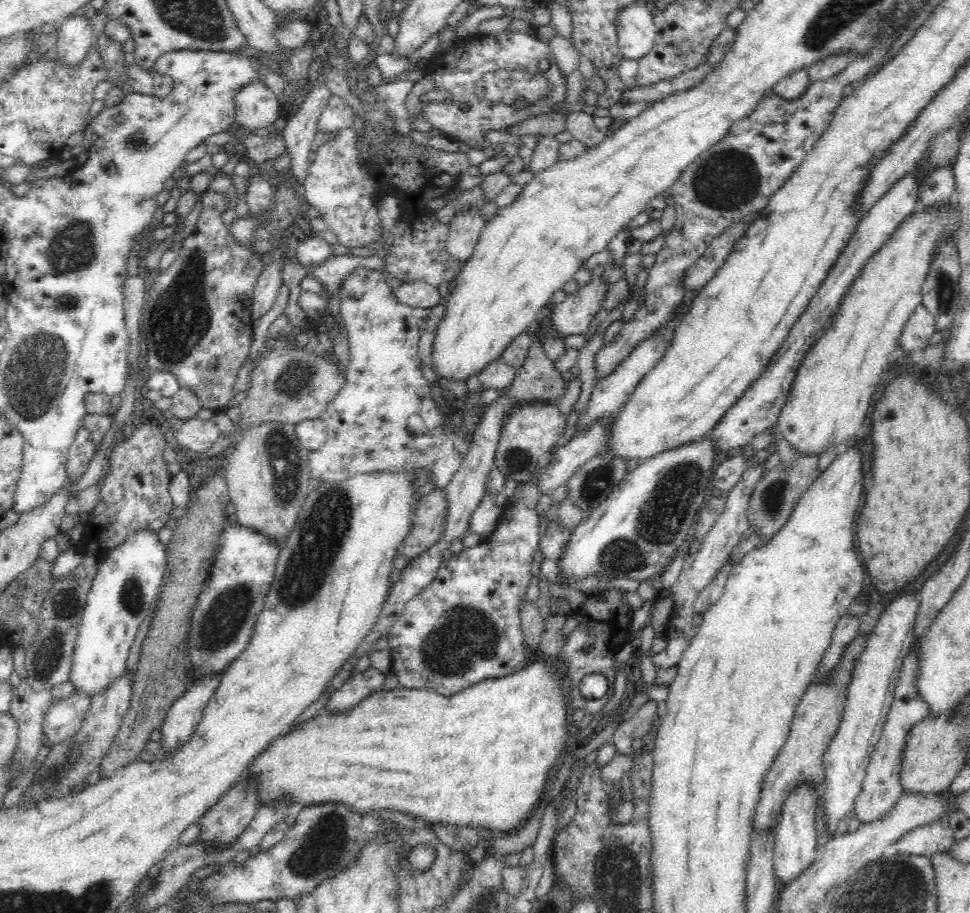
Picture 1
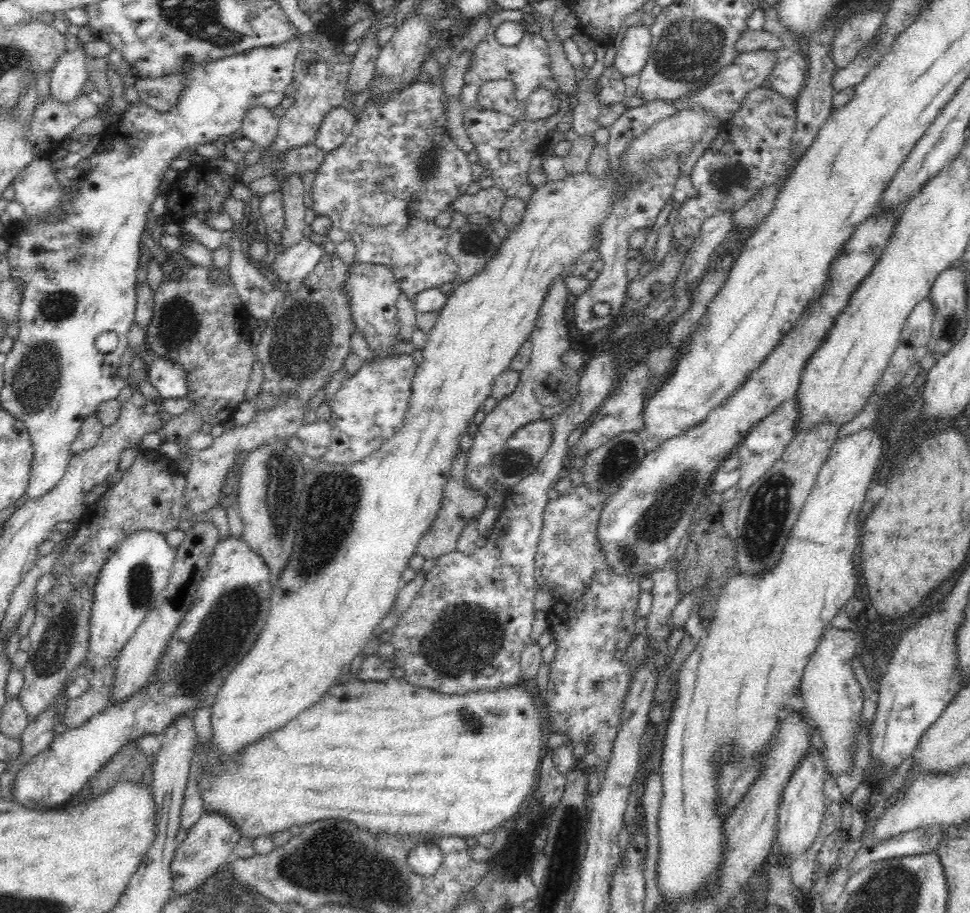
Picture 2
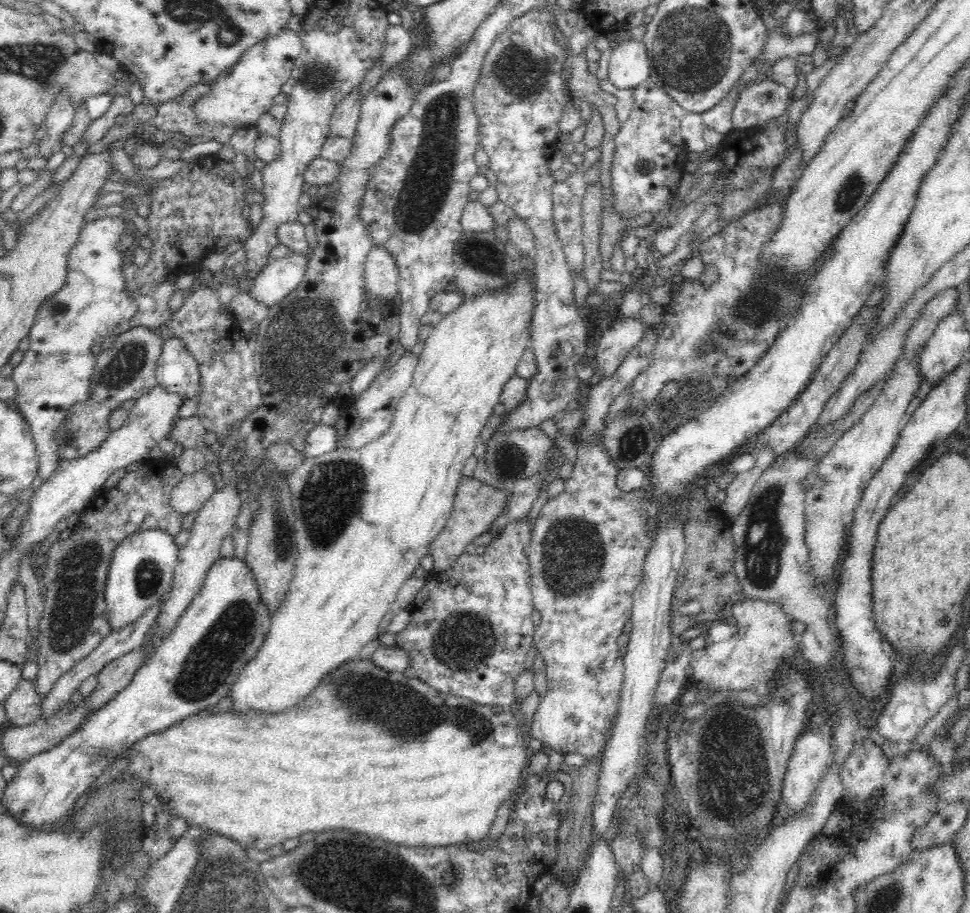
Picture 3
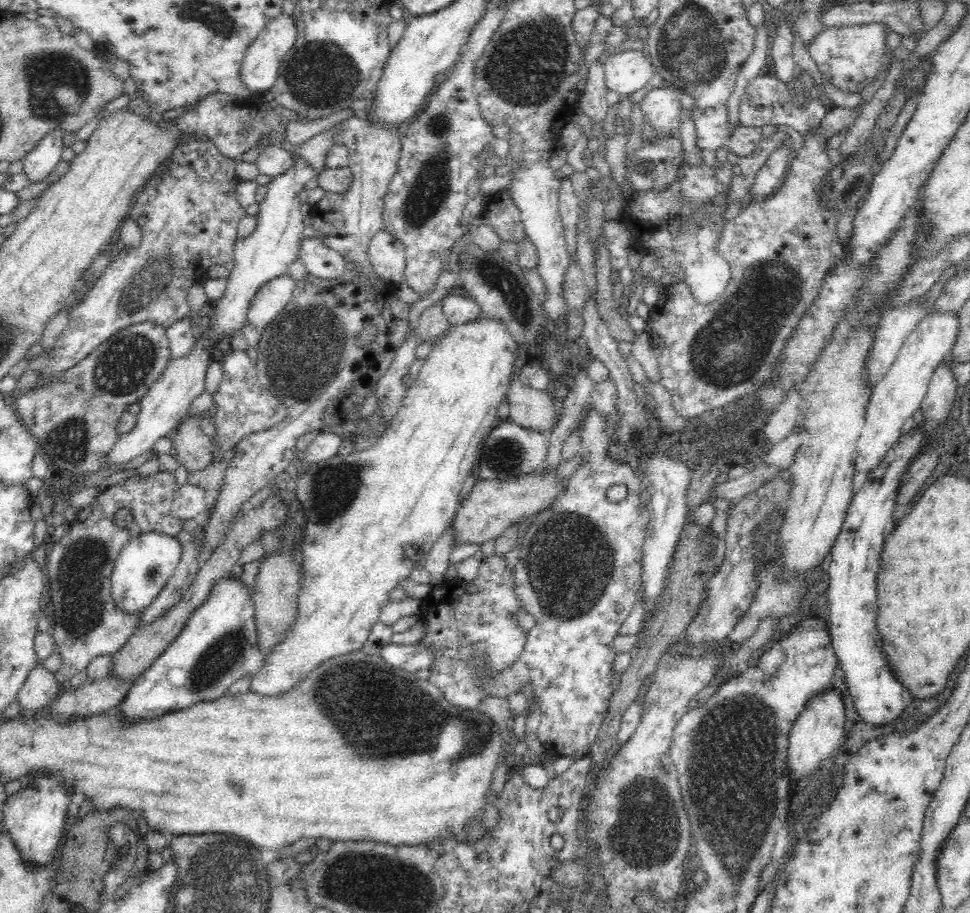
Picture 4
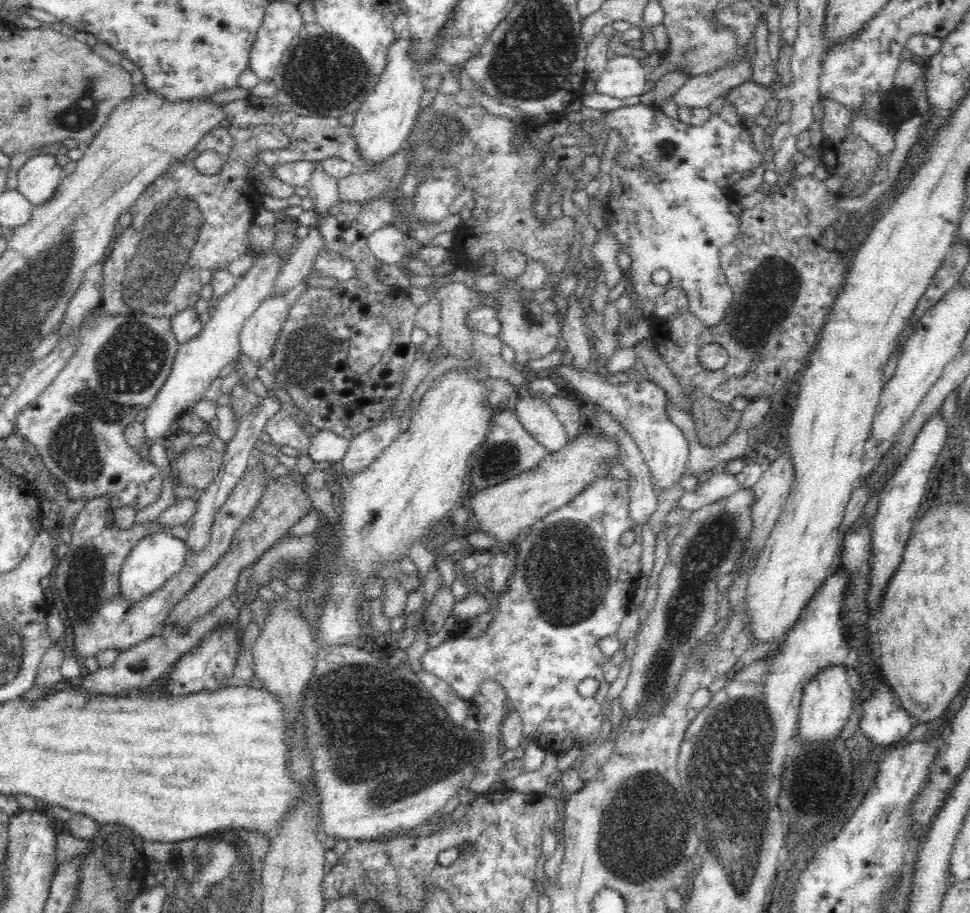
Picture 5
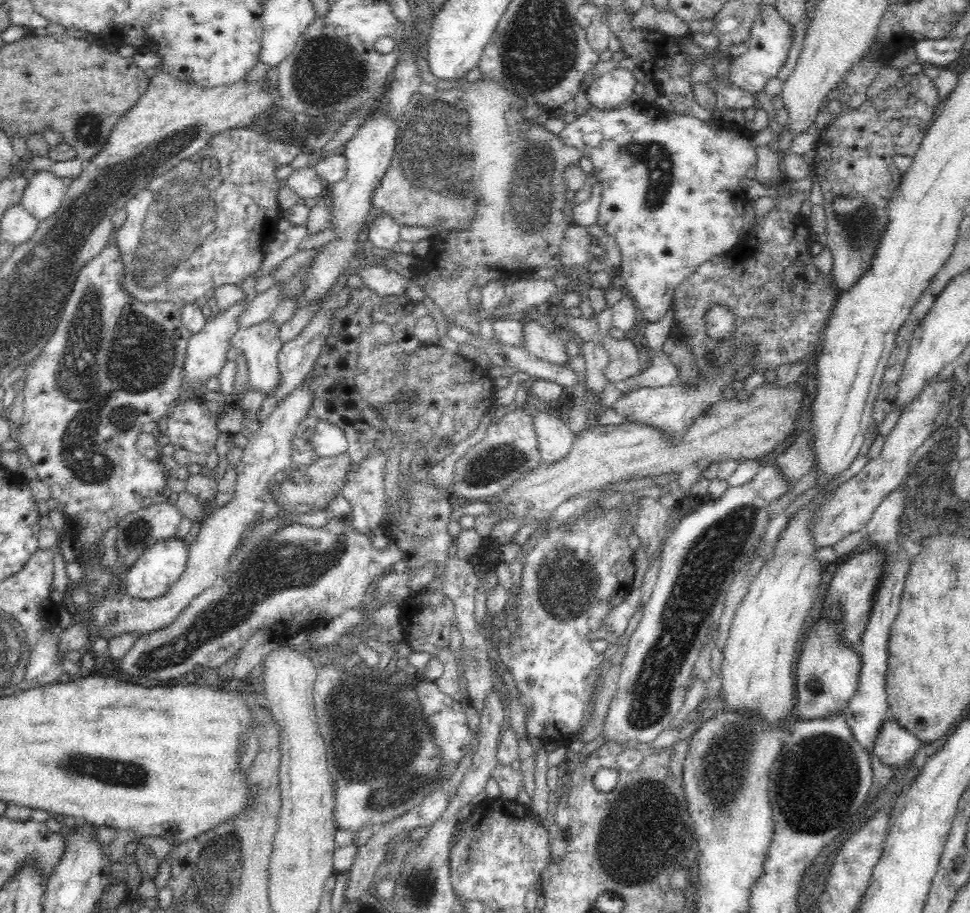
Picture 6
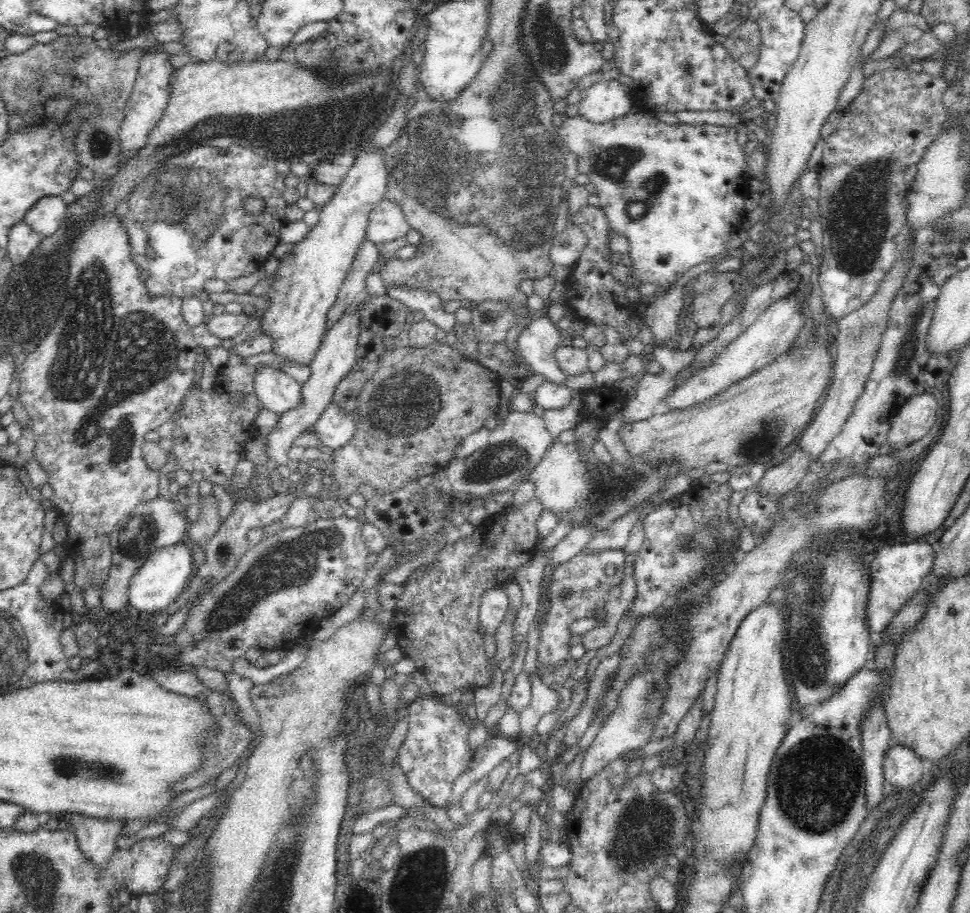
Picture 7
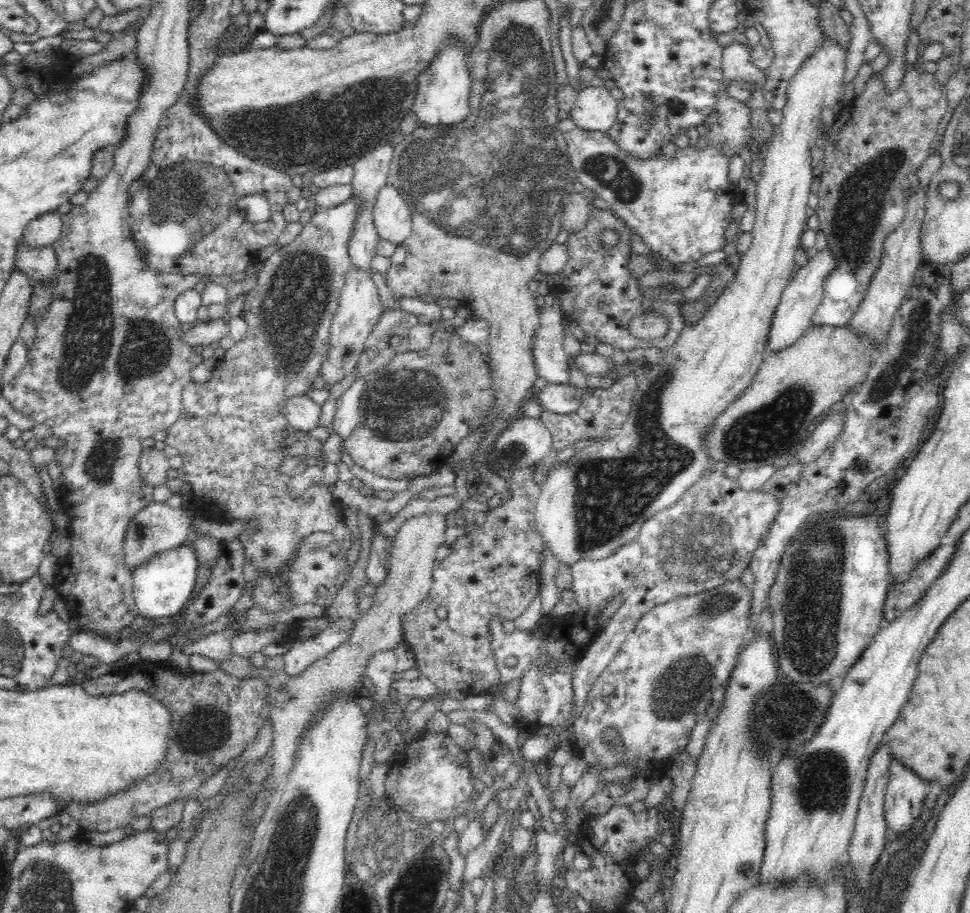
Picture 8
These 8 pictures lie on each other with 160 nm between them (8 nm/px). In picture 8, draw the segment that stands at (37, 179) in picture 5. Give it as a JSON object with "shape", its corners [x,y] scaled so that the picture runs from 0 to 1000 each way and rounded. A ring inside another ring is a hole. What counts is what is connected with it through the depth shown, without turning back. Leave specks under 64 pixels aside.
{"shape":[[[58,231],[47,232],[47,235],[31,242],[26,249],[25,266],[31,271],[54,268],[65,252],[64,235]]]}

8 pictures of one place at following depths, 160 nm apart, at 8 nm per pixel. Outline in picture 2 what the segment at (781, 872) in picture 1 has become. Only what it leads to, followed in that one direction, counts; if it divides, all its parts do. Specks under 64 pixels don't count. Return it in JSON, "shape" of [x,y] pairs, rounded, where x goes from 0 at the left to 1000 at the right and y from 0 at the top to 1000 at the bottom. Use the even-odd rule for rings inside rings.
{"shape":[[[837,818],[819,842],[803,878],[800,918],[802,931],[809,940],[819,942],[843,918],[853,880],[848,870],[851,852],[851,834],[845,824]]]}

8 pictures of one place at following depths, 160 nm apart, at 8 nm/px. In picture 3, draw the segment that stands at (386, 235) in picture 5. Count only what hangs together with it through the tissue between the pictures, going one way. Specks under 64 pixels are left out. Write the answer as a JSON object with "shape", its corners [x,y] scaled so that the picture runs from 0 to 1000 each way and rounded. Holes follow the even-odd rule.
{"shape":[[[385,272],[378,278],[375,317],[395,333],[403,333],[411,317],[411,300],[406,281],[397,274]]]}

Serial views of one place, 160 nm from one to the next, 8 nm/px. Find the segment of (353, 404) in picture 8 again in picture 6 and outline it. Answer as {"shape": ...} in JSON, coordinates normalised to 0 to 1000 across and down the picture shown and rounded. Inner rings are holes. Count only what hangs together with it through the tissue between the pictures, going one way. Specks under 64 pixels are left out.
{"shape":[[[334,460],[327,462],[320,480],[320,487],[327,502],[351,499],[351,497],[357,497],[359,492],[355,472]]]}

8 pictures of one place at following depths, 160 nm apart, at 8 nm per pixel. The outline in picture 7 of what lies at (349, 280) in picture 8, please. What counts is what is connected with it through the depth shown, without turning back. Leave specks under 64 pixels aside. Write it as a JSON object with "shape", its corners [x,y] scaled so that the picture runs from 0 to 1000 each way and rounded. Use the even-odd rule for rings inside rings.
{"shape":[[[365,335],[341,357],[337,365],[333,368],[333,373],[328,379],[324,392],[322,392],[320,402],[320,412],[309,421],[309,440],[307,445],[287,453],[288,458],[280,471],[272,475],[274,483],[274,496],[276,504],[282,505],[284,508],[301,509],[297,497],[302,491],[303,482],[322,465],[332,453],[334,446],[340,442],[342,438],[342,429],[346,425],[347,418],[354,414],[355,410],[363,403],[365,394],[367,394],[367,375],[369,375],[369,352],[370,346],[365,344]]]}

